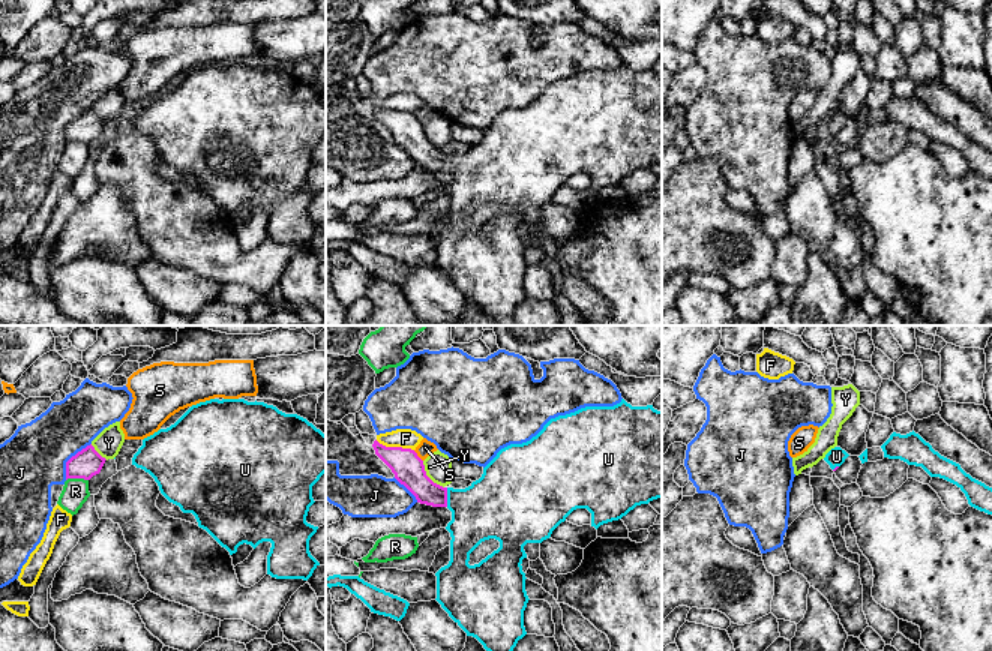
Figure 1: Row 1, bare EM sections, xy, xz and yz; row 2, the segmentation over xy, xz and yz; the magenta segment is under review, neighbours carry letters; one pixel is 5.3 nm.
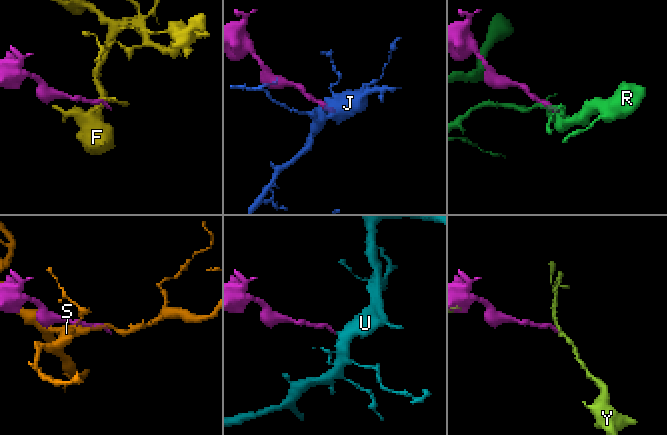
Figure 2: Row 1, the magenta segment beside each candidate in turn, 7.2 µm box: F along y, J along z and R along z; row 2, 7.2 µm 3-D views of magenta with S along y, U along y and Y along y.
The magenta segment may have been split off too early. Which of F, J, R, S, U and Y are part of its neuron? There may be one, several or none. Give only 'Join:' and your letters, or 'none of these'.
Join: U

